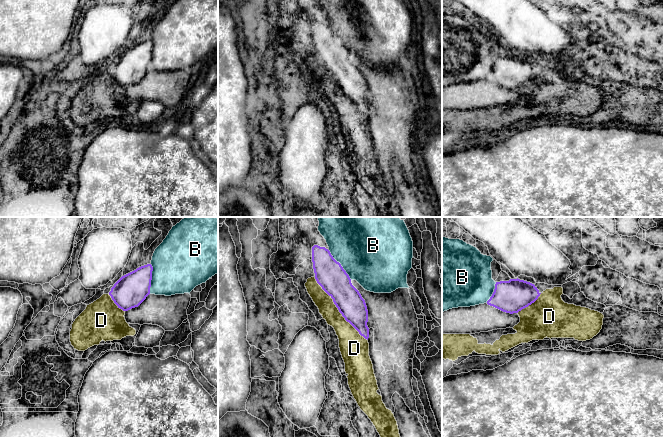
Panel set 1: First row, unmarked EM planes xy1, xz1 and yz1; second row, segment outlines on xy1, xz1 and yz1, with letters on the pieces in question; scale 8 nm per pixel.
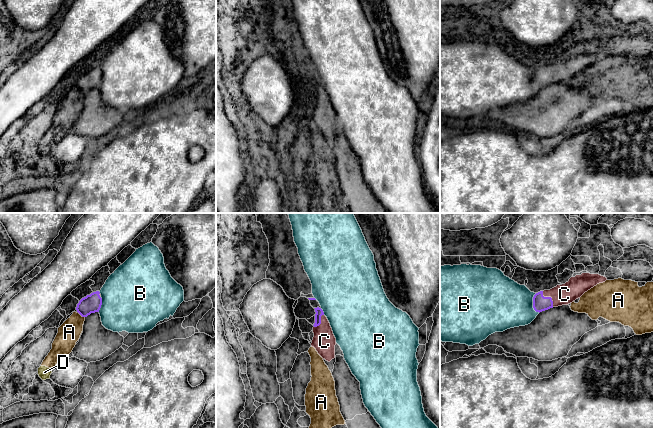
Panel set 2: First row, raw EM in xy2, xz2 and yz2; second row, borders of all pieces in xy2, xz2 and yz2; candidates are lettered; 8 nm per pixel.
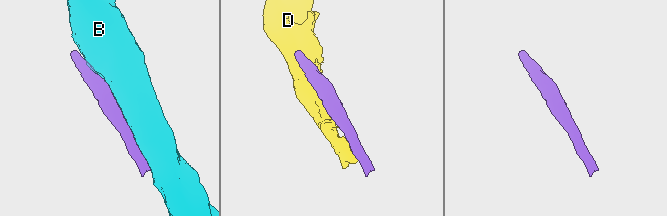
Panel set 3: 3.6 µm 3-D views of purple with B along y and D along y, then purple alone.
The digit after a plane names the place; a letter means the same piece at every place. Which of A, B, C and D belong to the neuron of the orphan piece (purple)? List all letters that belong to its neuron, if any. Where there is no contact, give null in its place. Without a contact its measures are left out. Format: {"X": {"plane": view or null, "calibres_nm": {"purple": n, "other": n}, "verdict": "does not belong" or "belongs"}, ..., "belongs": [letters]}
{"A": {"plane": "xy2", "calibres_nm": {"purple": 150, "other": 180}, "verdict": "does not belong"}, "B": {"plane": "xz1", "calibres_nm": {"purple": 240, "other": 480}, "verdict": "does not belong"}, "C": {"plane": "yz2", "calibres_nm": {"purple": 130, "other": 170}, "verdict": "belongs"}, "D": {"plane": "xz1", "calibres_nm": {"purple": 240, "other": 180}, "verdict": "does not belong"}, "belongs": ["C"]}

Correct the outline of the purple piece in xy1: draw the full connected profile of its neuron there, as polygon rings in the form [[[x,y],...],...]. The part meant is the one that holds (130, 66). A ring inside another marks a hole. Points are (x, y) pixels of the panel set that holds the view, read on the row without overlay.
[[[147,40],[122,52],[109,71],[118,84],[128,87],[138,83],[150,70],[153,43]]]

